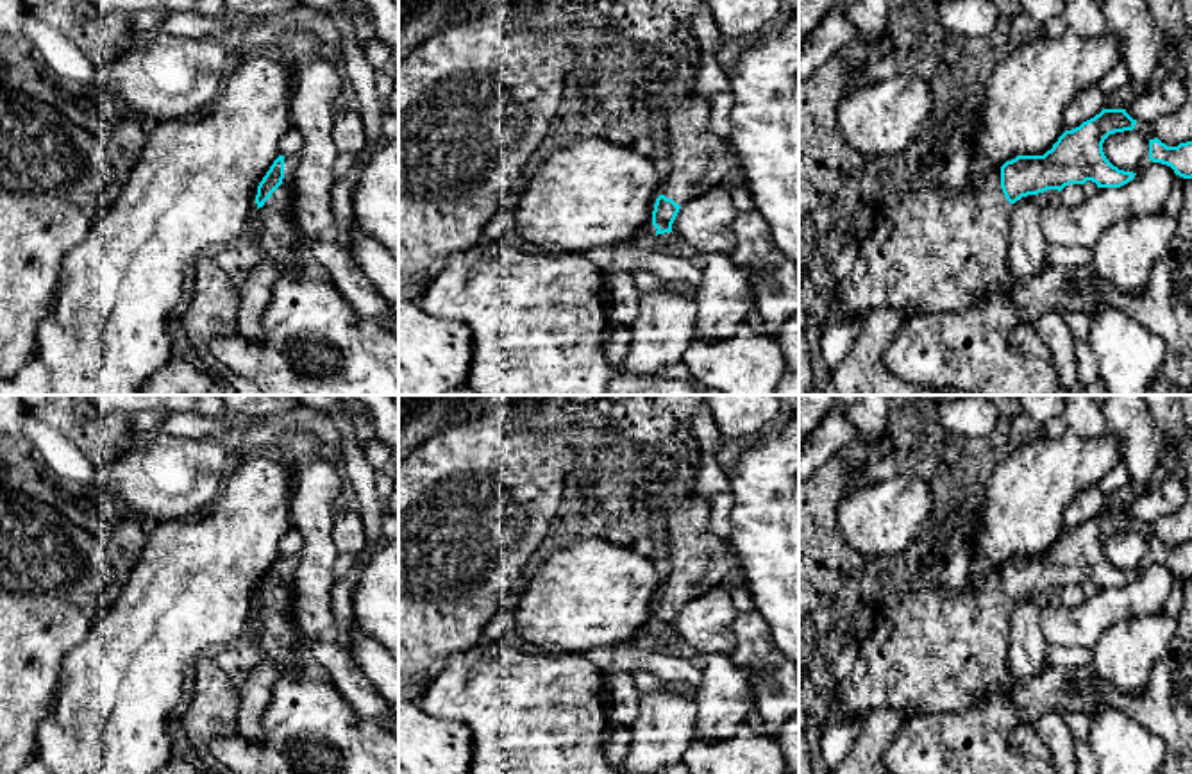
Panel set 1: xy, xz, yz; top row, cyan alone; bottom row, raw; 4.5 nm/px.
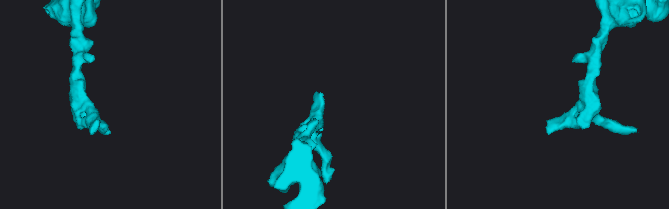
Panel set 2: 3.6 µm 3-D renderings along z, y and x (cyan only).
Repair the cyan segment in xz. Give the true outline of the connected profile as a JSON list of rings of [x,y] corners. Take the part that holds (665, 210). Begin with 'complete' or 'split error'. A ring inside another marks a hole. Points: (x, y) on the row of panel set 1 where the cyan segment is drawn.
split error; [[[697,93],[670,105],[663,145],[661,195],[652,211],[656,236],[672,232],[681,206],[726,184],[738,164],[731,143],[711,134],[711,100]]]

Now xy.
split error; [[[279,156],[257,186],[256,204],[261,220],[261,232],[256,241],[256,261],[239,275],[238,332],[250,340],[263,338],[263,315],[272,297],[273,284],[282,277],[300,277],[297,265],[309,257],[309,245],[300,245],[295,223],[288,213],[291,206],[291,175],[298,164],[298,156]]]

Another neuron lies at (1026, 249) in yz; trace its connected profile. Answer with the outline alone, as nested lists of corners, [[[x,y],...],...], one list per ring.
[[[1028,195],[1012,204],[1008,270],[1012,279],[1031,279],[1047,266],[1049,243],[1042,234],[1040,206],[1037,195]]]

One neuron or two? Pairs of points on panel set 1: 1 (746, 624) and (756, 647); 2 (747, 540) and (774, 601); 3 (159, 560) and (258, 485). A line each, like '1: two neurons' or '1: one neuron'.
1: one neuron
2: one neuron
3: one neuron

